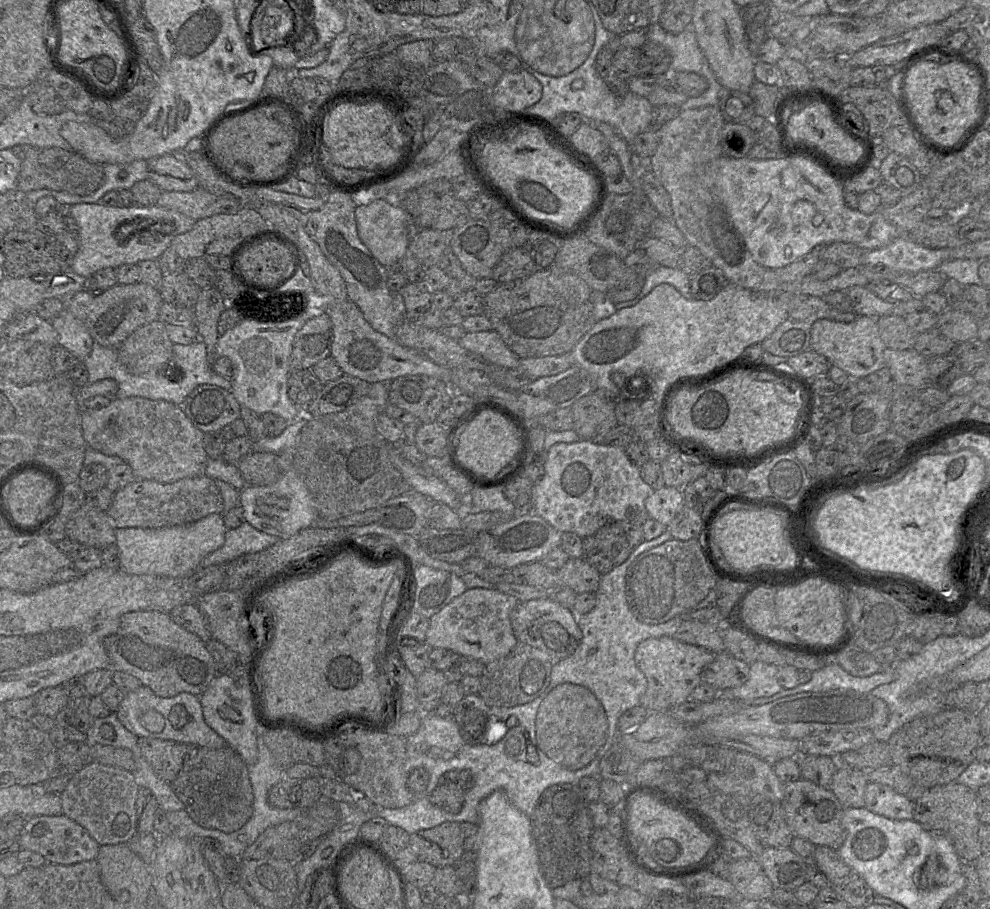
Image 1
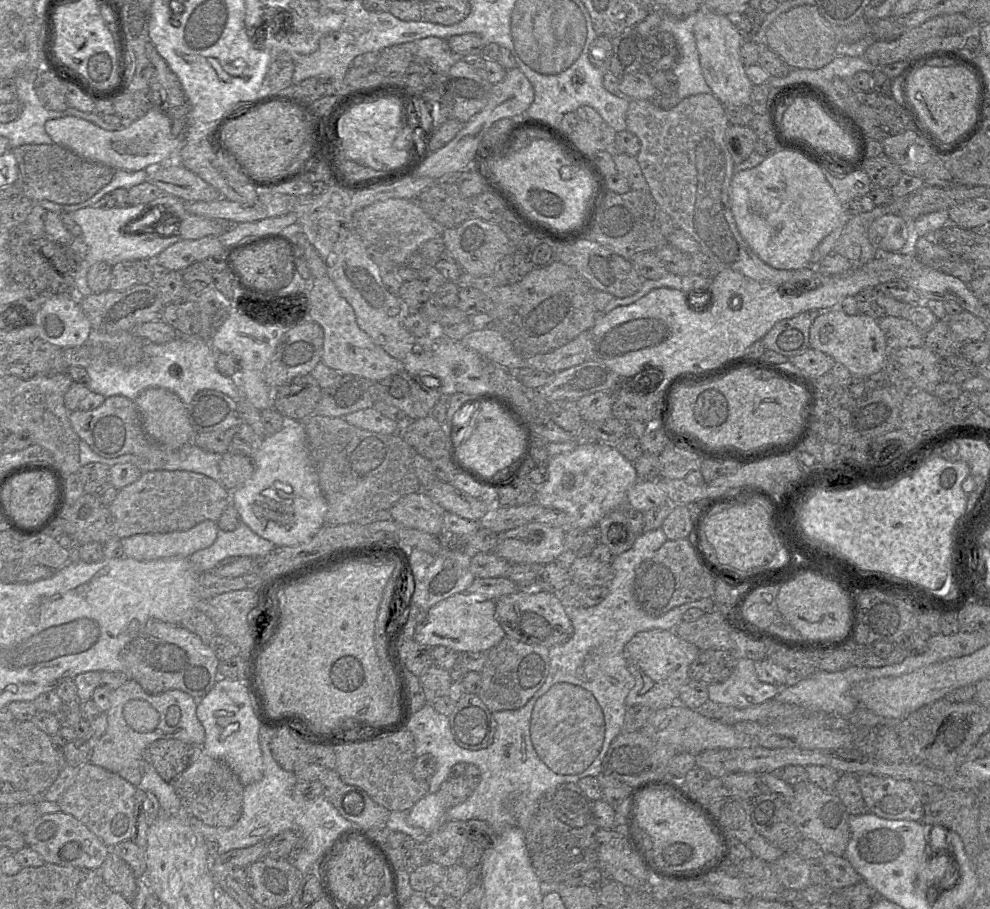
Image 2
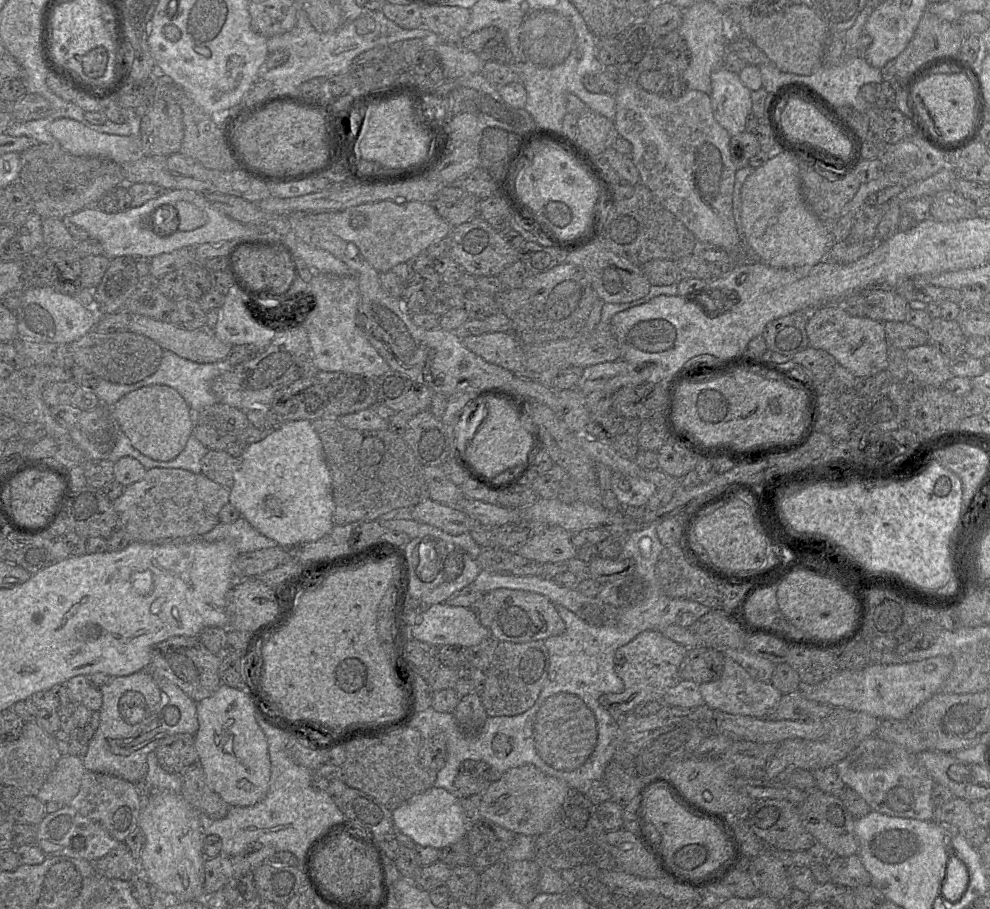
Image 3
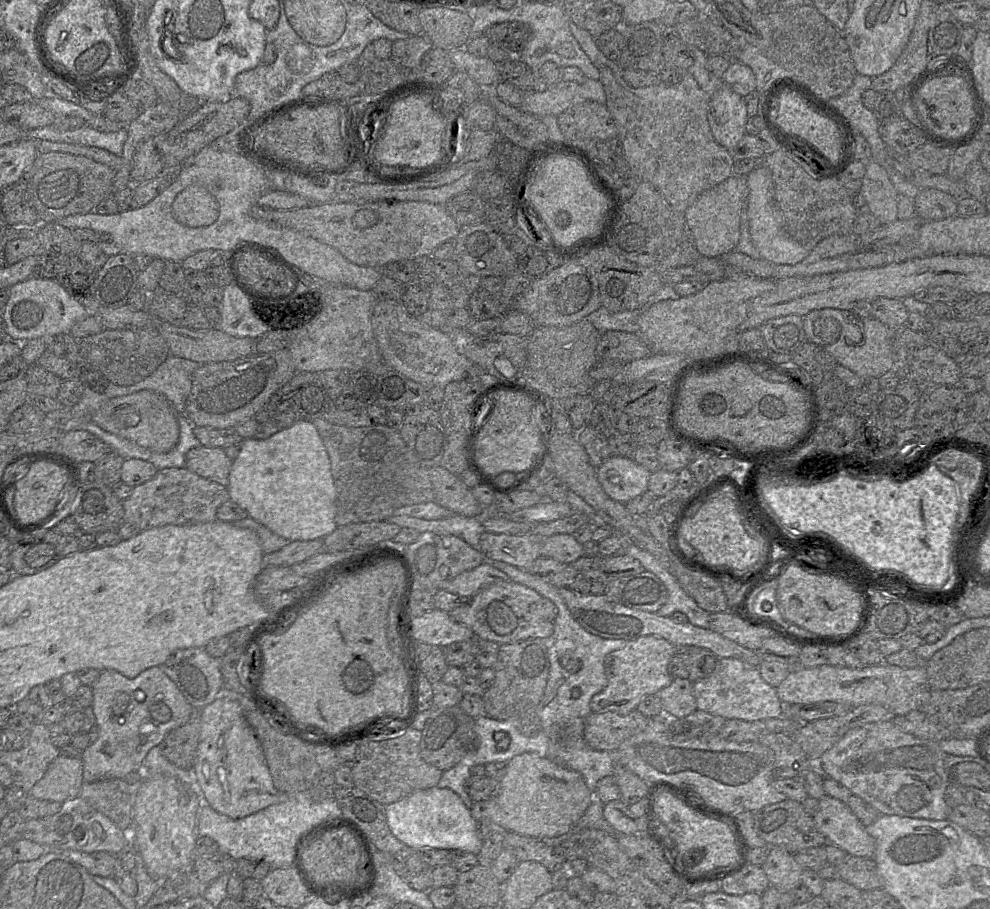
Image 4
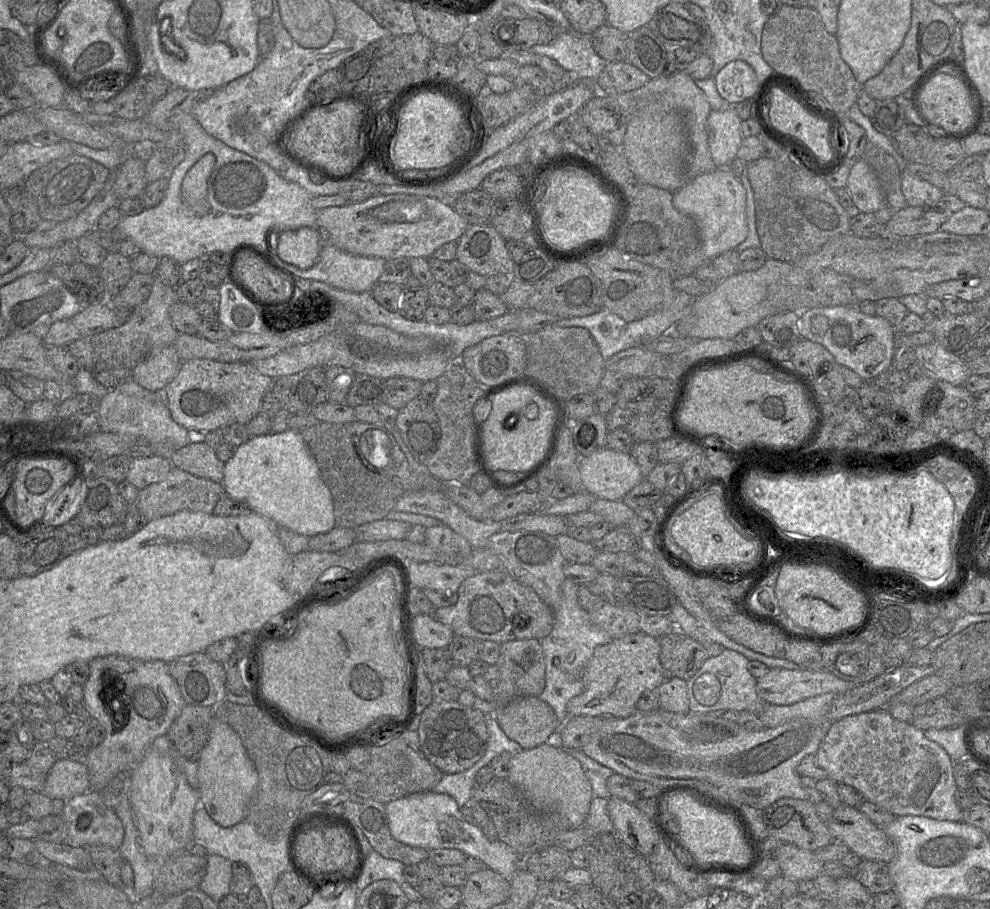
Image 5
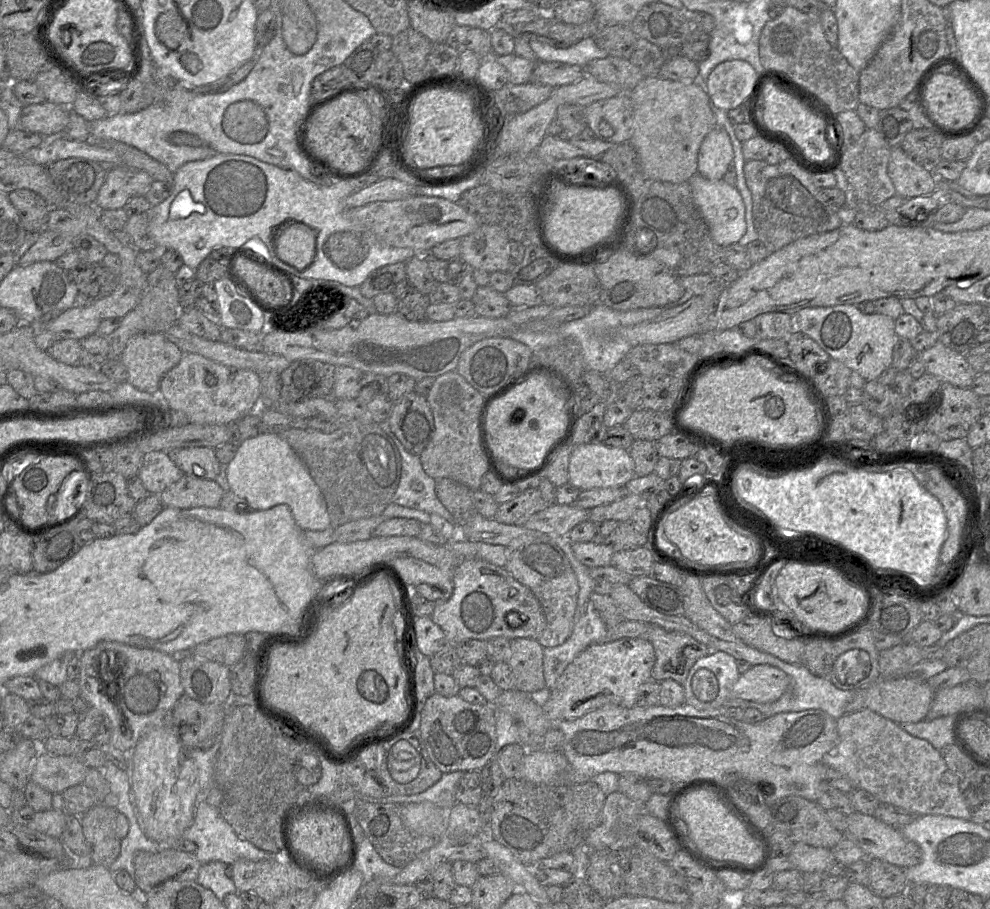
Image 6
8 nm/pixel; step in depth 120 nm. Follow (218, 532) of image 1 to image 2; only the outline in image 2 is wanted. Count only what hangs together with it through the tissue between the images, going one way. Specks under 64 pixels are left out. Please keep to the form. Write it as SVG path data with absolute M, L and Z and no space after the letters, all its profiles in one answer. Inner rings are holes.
M205 520L189 530L172 531L167 533L136 534L121 539L124 556L141 561L156 560L166 557L188 558L196 551L211 546L217 538L219 527L217 522Z

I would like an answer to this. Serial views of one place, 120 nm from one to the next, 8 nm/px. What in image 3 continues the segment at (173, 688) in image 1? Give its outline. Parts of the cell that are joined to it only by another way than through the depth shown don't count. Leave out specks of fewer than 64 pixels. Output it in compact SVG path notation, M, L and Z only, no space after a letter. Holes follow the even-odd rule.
M174 636L152 647L151 659L144 668L156 678L164 678L177 685L195 702L211 696L222 684L219 677L220 655L209 651L199 636Z

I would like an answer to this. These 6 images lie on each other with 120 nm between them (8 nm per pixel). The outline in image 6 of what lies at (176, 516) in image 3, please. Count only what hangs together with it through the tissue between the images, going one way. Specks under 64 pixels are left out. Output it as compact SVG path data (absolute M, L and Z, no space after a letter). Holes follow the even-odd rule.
M183 475L181 479L158 495L163 507L180 509L217 508L224 495L224 490L215 480Z

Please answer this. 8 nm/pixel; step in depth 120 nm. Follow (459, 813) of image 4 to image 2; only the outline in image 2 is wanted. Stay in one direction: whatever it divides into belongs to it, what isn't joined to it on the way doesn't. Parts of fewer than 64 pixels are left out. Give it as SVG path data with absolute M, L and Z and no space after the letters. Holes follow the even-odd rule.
M429 792L408 810L407 822L426 832L432 832L446 820L446 812L437 793Z

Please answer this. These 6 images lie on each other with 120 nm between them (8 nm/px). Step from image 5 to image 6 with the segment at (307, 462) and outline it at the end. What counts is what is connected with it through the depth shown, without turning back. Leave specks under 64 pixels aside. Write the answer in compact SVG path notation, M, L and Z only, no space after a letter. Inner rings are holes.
M260 432L238 443L234 458L226 467L230 490L246 501L251 511L286 505L303 531L321 531L331 525L324 497L307 466L279 433Z

